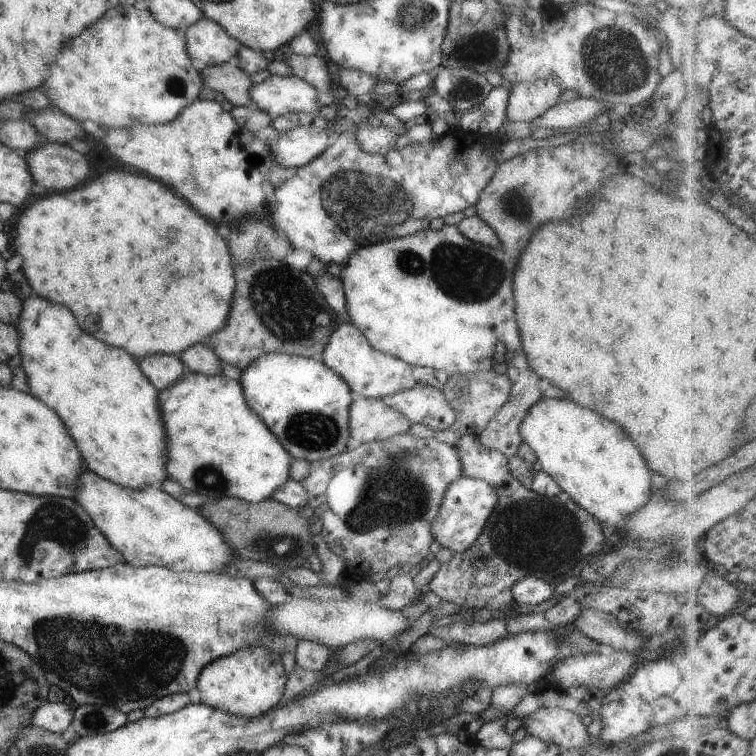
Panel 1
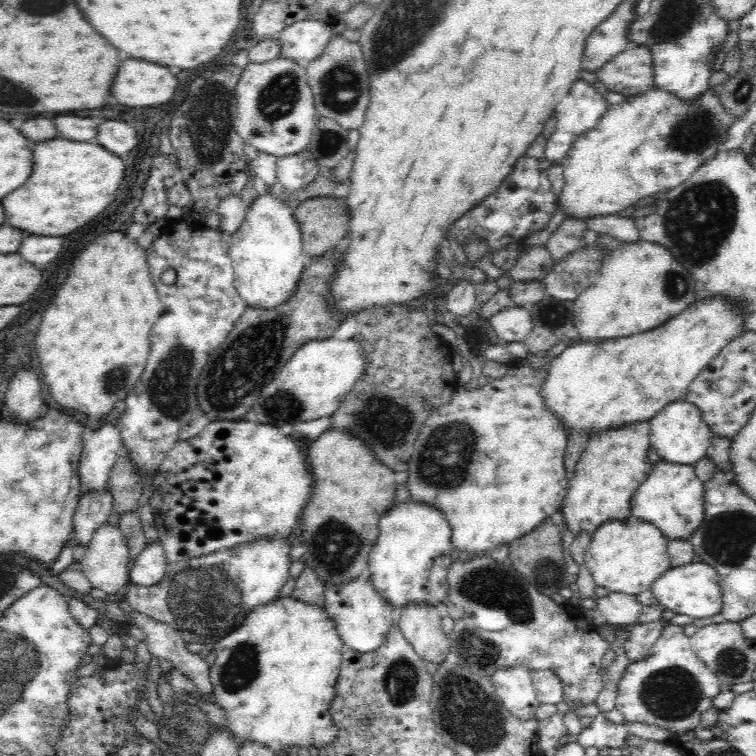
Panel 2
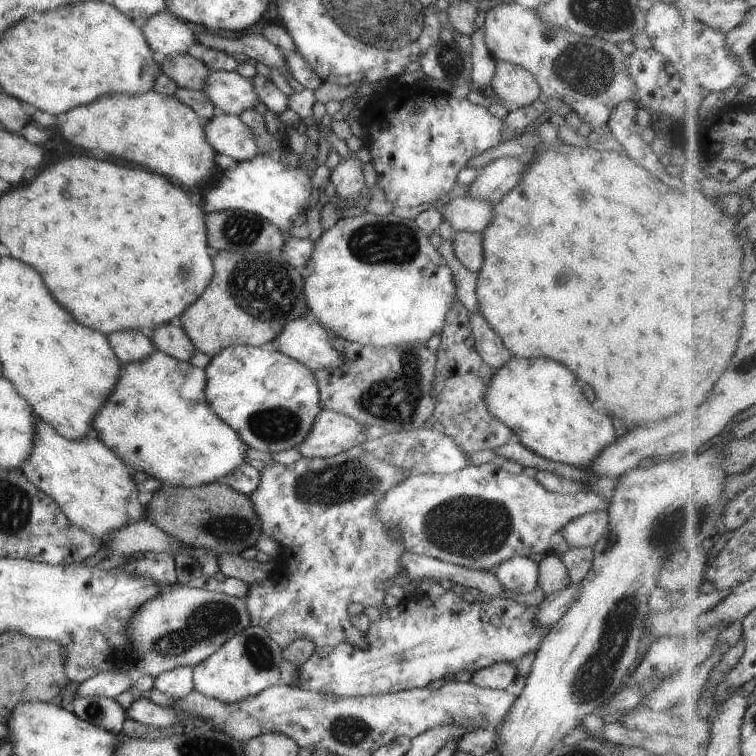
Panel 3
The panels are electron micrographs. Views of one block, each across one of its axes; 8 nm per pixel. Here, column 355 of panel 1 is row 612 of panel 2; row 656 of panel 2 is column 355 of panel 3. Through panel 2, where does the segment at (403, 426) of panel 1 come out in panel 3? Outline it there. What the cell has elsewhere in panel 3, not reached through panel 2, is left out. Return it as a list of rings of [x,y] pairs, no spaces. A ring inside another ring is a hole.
[[[330,410],[319,411],[314,418],[313,425],[305,438],[295,447],[302,457],[330,457],[345,452],[348,448],[360,445],[367,437],[365,426],[348,416],[337,414]]]

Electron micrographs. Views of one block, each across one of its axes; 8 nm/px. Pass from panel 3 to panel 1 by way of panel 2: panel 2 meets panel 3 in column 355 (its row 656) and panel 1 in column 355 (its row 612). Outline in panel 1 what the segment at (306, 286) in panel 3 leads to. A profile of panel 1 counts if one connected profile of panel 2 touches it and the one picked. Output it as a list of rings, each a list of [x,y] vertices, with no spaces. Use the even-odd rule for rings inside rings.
[[[444,224],[436,232],[426,228],[416,233],[377,241],[367,246],[360,246],[352,250],[346,258],[346,263],[341,266],[341,273],[338,279],[341,281],[342,289],[345,295],[345,310],[349,324],[355,326],[361,331],[365,340],[371,348],[388,354],[390,357],[401,359],[403,362],[410,363],[413,366],[429,367],[432,370],[442,370],[448,376],[455,373],[469,373],[481,371],[494,371],[499,375],[504,375],[509,360],[517,350],[521,349],[521,334],[517,327],[517,322],[513,318],[513,292],[511,292],[511,278],[513,278],[513,262],[511,258],[500,248],[492,248],[483,244],[468,241],[465,236],[459,233],[456,226]]]

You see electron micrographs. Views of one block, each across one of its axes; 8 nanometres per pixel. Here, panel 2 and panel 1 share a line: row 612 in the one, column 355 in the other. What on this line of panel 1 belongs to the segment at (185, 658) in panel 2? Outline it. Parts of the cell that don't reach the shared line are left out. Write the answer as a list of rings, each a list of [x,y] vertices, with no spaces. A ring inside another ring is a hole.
[[[362,123],[354,132],[357,146],[367,154],[382,155],[392,149],[397,136],[390,127],[380,124],[377,127]]]

